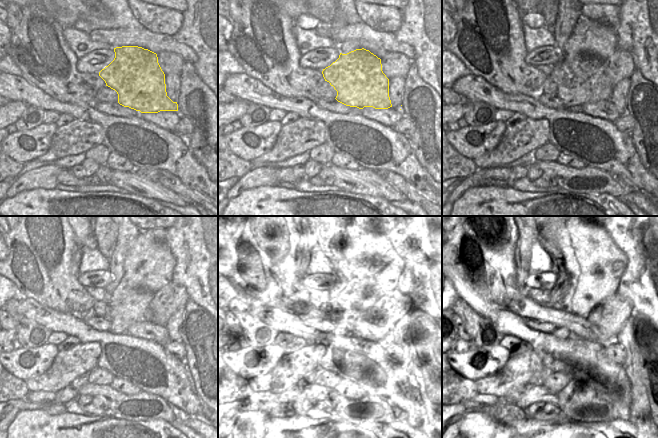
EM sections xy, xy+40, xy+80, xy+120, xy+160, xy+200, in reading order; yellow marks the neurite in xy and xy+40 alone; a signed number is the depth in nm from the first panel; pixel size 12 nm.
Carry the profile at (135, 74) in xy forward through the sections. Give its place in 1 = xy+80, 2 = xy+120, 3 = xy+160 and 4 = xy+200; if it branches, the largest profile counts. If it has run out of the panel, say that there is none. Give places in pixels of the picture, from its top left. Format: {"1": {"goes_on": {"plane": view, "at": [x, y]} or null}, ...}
{"1": {"goes_on": {"plane": "xy+80", "at": [583, 80]}}, "2": {"goes_on": {"plane": "xy+120", "at": [134, 306]}}, "3": {"goes_on": {"plane": "xy+160", "at": [356, 309]}}, "4": {"goes_on": {"plane": "xy+200", "at": [560, 332]}}}

